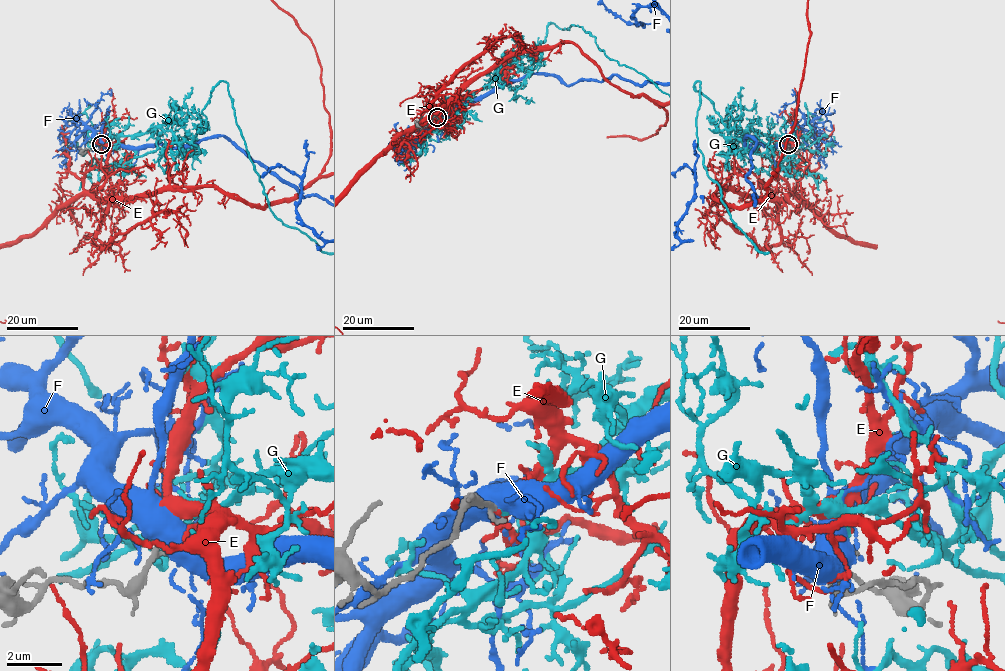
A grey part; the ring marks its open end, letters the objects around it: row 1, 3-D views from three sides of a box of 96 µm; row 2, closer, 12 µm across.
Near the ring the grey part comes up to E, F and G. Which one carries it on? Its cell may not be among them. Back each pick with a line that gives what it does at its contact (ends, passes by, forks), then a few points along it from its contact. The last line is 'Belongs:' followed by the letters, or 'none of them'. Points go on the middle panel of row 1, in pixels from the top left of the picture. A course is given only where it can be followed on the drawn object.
G: it ends
Belongs: G

